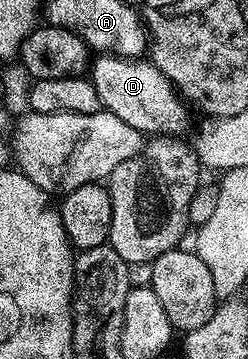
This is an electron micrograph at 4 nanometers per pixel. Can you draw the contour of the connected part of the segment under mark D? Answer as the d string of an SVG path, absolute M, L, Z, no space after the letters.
M102 54L93 61L88 78L96 86L96 94L100 94L103 109L116 114L133 130L151 137L175 138L189 130L191 105L183 99L174 83L149 59Z

